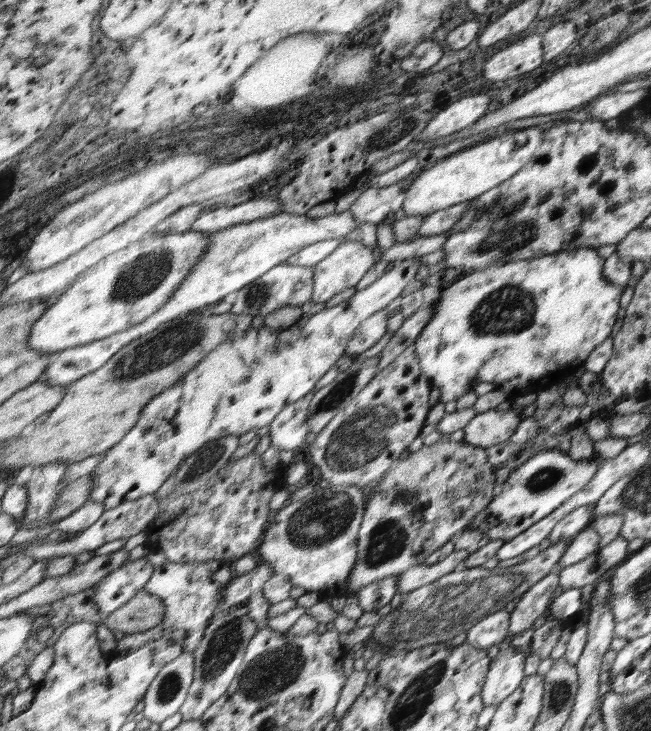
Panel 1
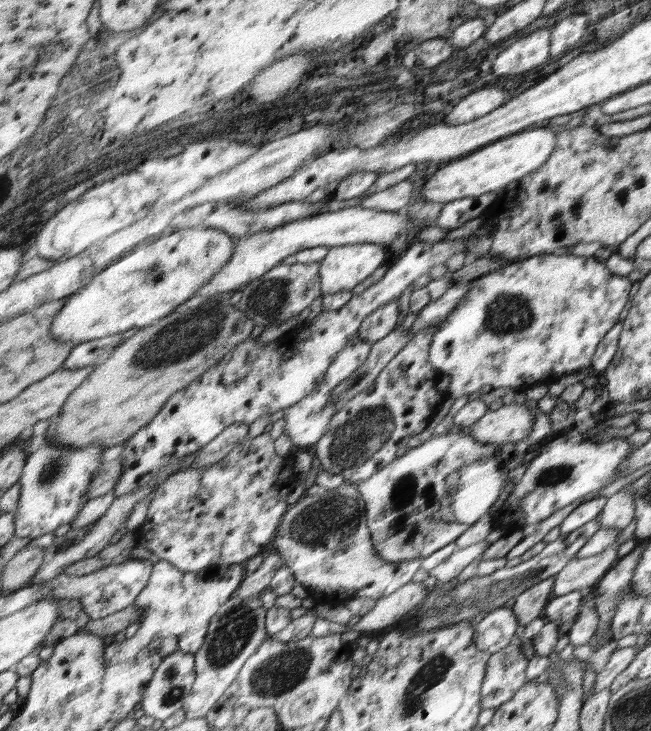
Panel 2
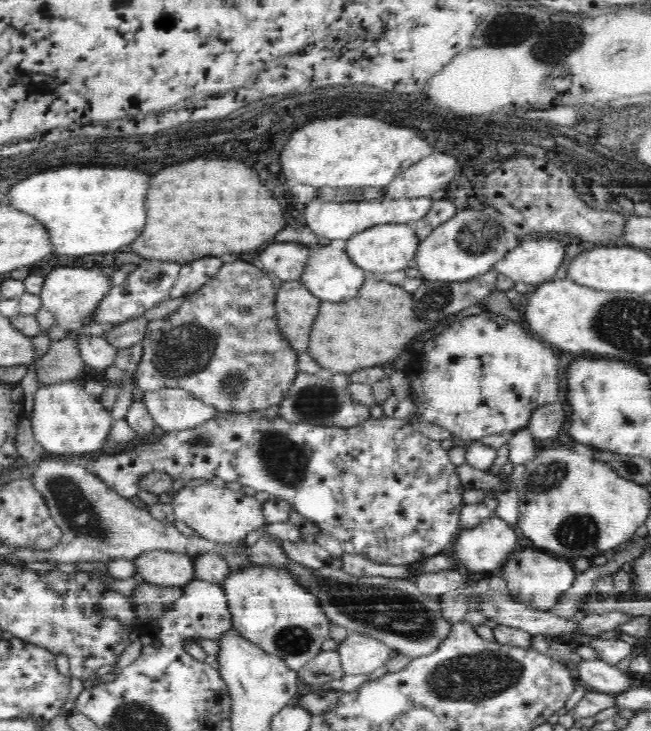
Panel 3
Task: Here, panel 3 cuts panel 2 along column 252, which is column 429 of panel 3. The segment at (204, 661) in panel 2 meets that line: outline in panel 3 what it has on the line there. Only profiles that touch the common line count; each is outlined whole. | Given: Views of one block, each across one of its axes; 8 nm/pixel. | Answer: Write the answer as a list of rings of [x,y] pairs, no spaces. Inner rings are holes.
[[[270,534],[260,537],[250,546],[248,558],[256,567],[278,567],[290,571],[294,582],[314,593],[327,618],[334,624],[348,628],[348,632],[362,632],[390,647],[392,652],[417,659],[433,654],[449,636],[454,622],[442,616],[442,605],[438,598],[426,598],[418,590],[414,579],[386,578],[382,576],[352,576],[341,568],[320,567],[318,570],[302,566],[289,559],[278,539]]]

